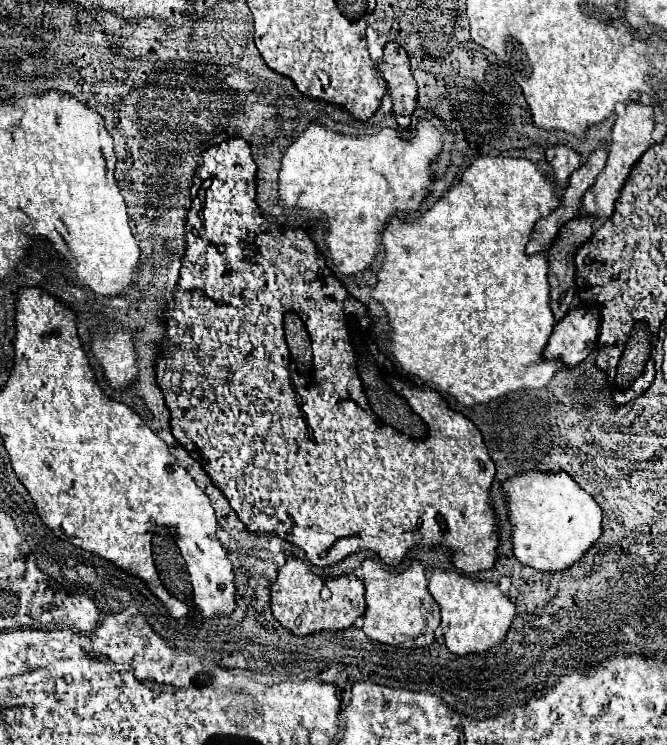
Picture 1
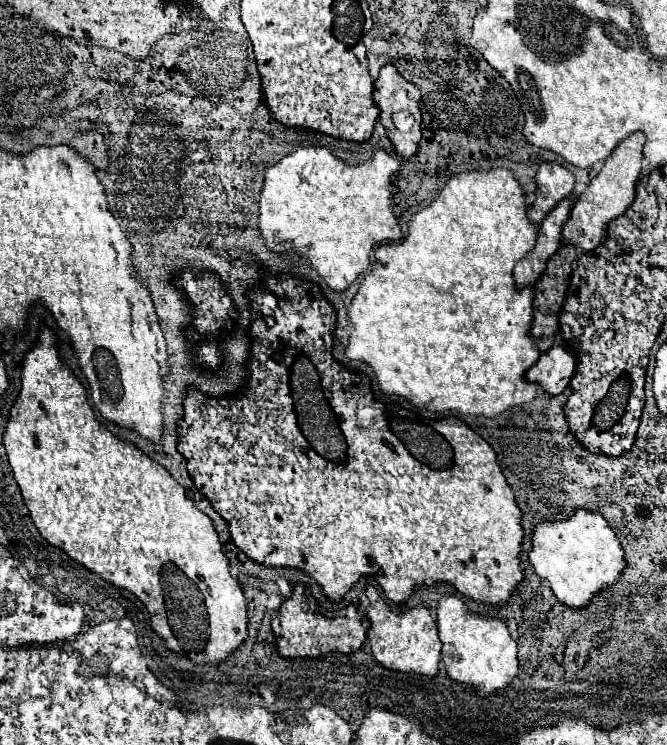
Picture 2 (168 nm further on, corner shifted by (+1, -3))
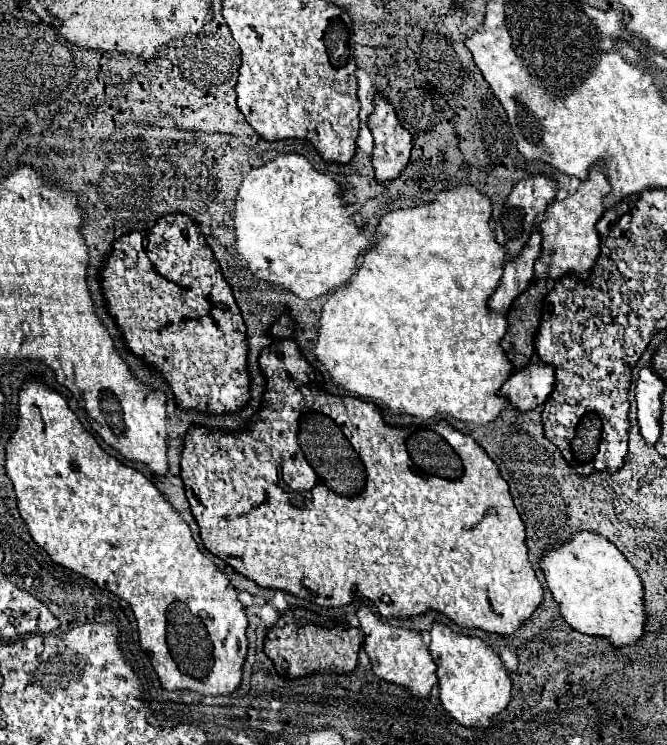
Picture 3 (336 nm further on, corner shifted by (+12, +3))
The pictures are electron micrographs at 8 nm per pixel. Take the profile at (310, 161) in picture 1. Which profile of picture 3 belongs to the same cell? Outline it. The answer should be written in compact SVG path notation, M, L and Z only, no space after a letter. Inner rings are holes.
M284 153L244 177L236 195L236 249L258 279L282 285L302 299L320 297L346 285L358 253L370 245L346 207L338 181L318 173L304 155Z

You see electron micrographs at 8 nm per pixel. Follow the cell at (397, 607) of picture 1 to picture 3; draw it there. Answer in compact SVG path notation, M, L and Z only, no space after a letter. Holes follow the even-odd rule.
M360 605L358 609L358 621L360 629L364 631L364 651L370 657L372 671L390 683L398 683L402 687L408 687L414 697L428 697L432 687L436 685L436 665L434 659L422 639L420 631L402 629L386 623L380 615L374 615L368 605Z

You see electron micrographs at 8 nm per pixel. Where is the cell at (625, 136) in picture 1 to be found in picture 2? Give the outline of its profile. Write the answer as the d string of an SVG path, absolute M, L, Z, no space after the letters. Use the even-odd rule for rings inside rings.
M629 135L619 147L613 151L613 155L605 161L603 169L599 175L589 183L589 187L577 197L577 201L571 207L569 219L563 225L561 231L561 245L573 245L583 253L589 253L597 249L607 235L607 225L621 217L627 207L633 203L635 197L635 185L639 179L641 171L641 161L643 161L643 145L645 145L645 135Z

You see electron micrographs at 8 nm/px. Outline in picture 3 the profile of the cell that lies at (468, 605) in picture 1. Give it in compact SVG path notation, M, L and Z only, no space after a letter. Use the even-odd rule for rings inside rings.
M434 621L430 637L430 653L438 667L436 675L444 709L466 727L488 729L492 717L510 701L510 675L504 661L488 641L456 633L442 621Z

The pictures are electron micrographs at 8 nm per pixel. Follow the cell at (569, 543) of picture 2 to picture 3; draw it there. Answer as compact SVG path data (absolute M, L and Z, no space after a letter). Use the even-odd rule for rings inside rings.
M576 531L566 543L550 545L540 557L546 583L560 603L560 615L580 633L608 637L614 647L634 645L644 633L644 591L636 569L594 531Z

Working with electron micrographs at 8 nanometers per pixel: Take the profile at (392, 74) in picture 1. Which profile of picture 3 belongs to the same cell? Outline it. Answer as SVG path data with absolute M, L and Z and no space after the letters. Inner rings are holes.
M386 95L374 97L374 113L368 119L374 135L372 165L378 181L392 181L406 167L412 151L412 135L396 117L396 111Z

